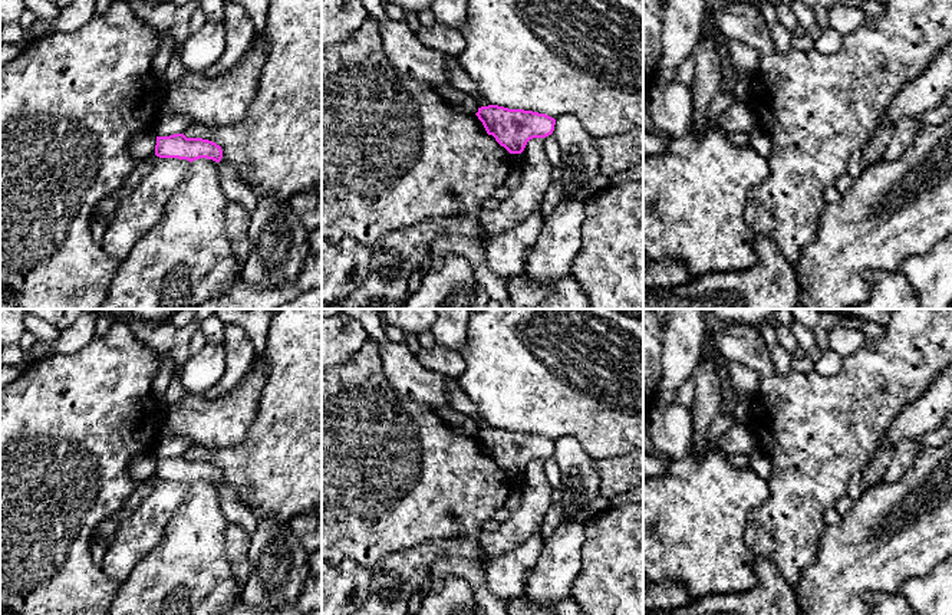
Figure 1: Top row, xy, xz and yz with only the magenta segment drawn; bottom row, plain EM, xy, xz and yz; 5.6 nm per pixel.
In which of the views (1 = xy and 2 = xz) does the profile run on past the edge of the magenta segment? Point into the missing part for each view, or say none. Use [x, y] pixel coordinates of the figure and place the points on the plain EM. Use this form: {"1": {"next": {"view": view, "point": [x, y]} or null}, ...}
{"1": {"next": null}, "2": {"next": null}}

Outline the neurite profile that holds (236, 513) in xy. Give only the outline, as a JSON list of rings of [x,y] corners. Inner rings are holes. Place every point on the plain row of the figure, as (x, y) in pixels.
[[[218,484],[218,500],[227,522],[243,527],[251,537],[257,529],[257,517],[241,503],[238,491],[230,484]]]

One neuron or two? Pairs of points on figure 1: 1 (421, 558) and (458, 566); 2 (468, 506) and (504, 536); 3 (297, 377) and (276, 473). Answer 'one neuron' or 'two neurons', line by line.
1: two neurons
2: two neurons
3: one neuron

